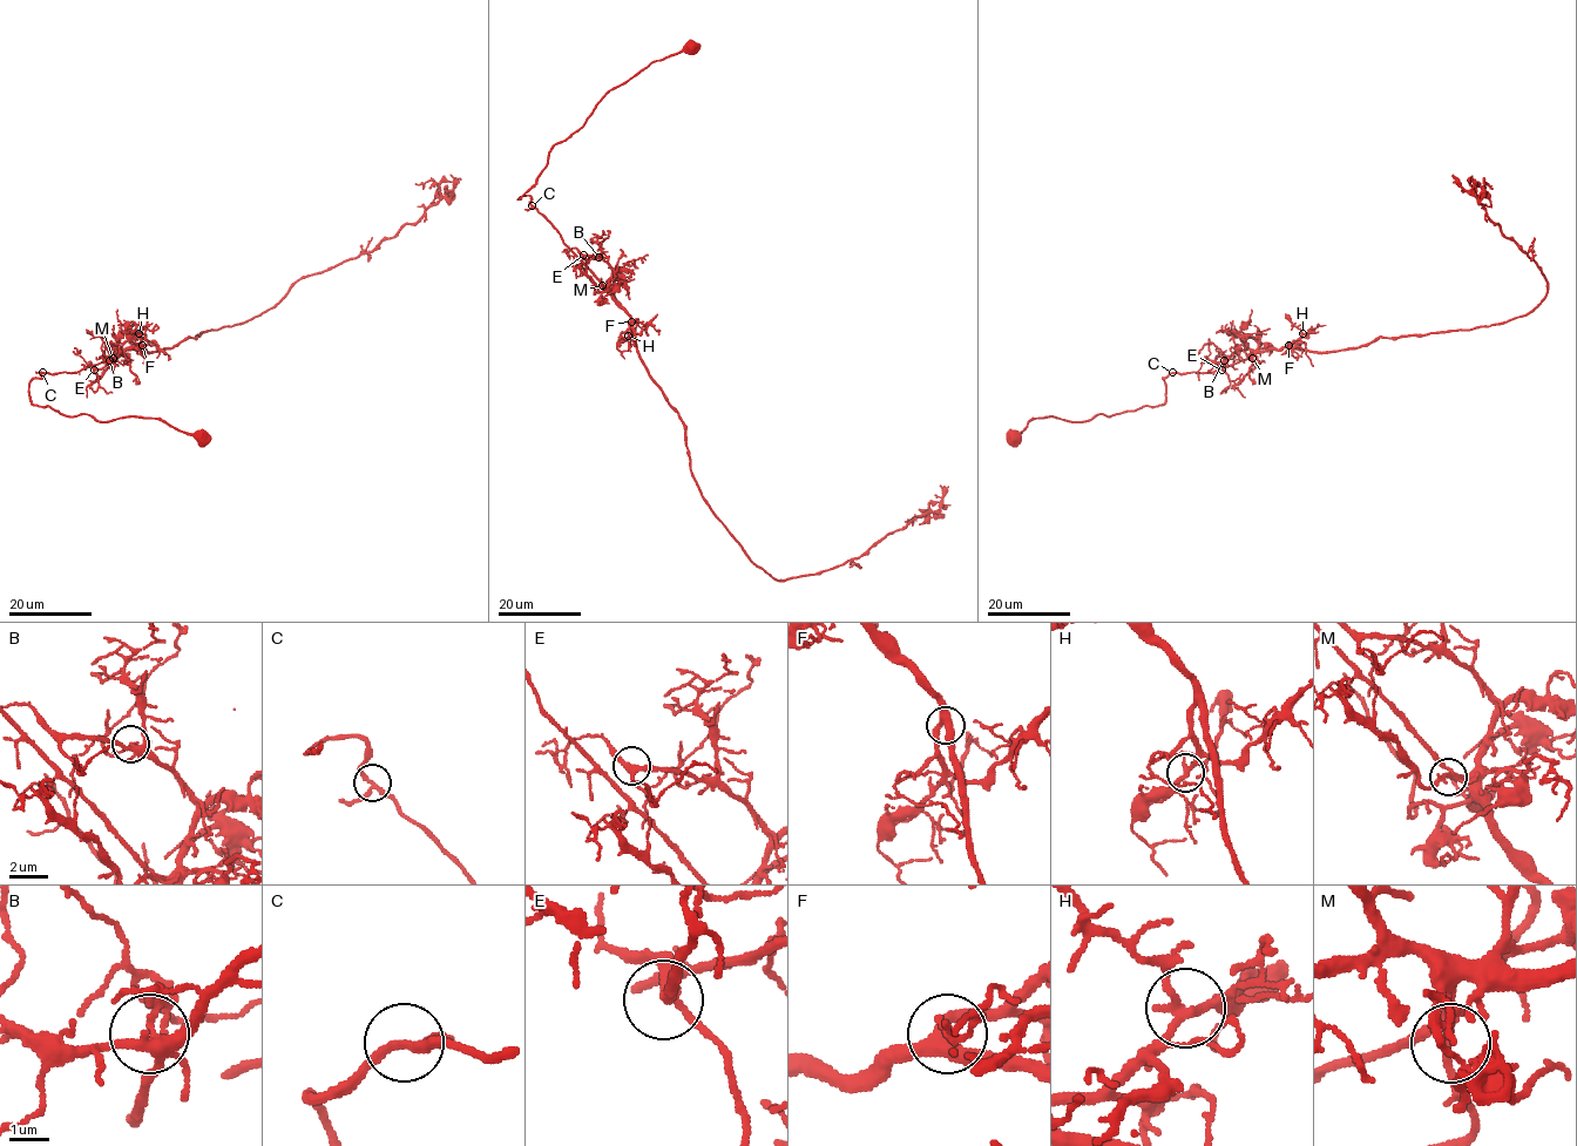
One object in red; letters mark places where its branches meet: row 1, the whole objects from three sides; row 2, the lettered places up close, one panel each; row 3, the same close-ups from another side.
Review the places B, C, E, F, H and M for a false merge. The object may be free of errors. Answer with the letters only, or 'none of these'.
none of these

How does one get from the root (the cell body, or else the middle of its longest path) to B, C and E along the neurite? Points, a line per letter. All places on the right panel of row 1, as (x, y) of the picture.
B: (1013, 434), (1034, 418), (1088, 421), (1159, 406), (1171, 373), (1212, 373), (1252, 353), (1224, 360)
C: (1013, 434), (1034, 418), (1088, 421), (1097, 414), (1159, 406), (1165, 399), (1163, 378), (1172, 373)
E: (1013, 434), (1034, 418), (1088, 421), (1159, 406), (1171, 373), (1212, 373), (1252, 353), (1236, 351), (1222, 370)

